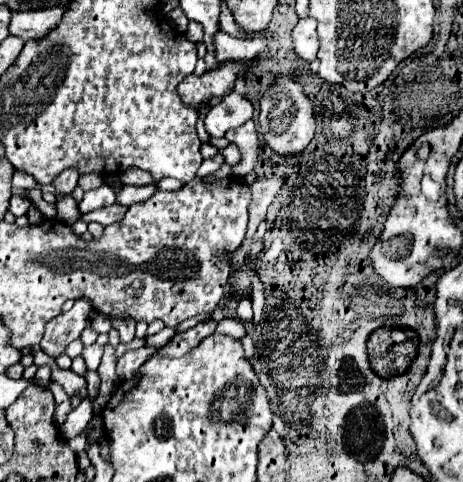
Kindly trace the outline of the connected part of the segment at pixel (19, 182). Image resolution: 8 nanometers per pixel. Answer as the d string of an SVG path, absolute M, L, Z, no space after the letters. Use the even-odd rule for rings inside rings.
M14 172L14 180L12 180L12 186L14 188L26 188L26 190L34 190L36 186L38 186L38 182L32 178L32 176L28 176L28 174L24 174L24 172Z

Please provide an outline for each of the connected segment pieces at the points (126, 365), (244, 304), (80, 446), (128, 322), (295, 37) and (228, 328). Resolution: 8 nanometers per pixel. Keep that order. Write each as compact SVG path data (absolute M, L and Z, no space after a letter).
M144 346L140 350L130 350L126 352L118 364L116 364L116 374L120 380L126 380L126 378L132 378L134 372L152 356L152 352L156 352L156 348L152 346Z
M242 298L236 306L236 314L242 322L252 322L252 304L248 298Z
M88 424L86 429L81 434L71 439L70 441L68 441L68 445L73 452L77 454L85 450L87 445L87 435L90 432L90 430L91 430L91 427Z
M126 314L118 315L111 319L112 328L114 328L114 330L118 330L120 340L122 340L124 344L132 342L135 338L136 320L132 320L132 318Z
M302 18L298 20L296 28L292 30L292 42L294 42L294 52L306 60L312 62L318 52L318 34L316 34L316 20L312 18Z
M224 318L218 322L218 332L222 334L230 334L234 338L244 338L246 336L246 328L242 322L238 320L232 320L232 318Z

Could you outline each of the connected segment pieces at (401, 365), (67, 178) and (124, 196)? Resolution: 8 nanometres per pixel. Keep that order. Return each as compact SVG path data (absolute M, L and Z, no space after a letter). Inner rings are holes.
M392 326L378 328L372 332L368 340L368 354L372 370L378 372L382 378L392 378L396 374L404 374L412 360L418 354L418 336L416 332L408 330L406 342L394 342L392 340Z
M66 168L64 172L60 172L60 176L56 176L56 180L52 184L62 194L70 194L76 188L76 184L78 184L78 172L76 172L76 168L74 170Z
M148 184L148 186L124 186L124 188L116 194L116 202L118 202L118 204L124 204L124 206L132 206L132 204L136 204L136 202L148 200L154 192L156 192L154 184Z

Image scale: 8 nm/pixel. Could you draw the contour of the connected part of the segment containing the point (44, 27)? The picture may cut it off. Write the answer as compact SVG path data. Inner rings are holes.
M68 2L56 8L32 10L32 12L14 12L10 22L10 34L22 40L42 40L60 24L64 12L68 10Z

